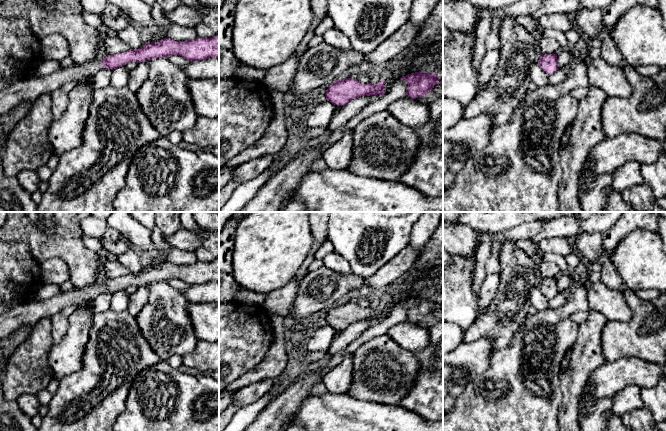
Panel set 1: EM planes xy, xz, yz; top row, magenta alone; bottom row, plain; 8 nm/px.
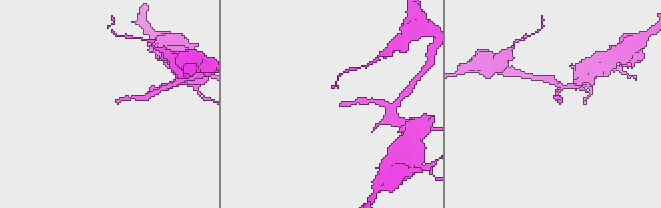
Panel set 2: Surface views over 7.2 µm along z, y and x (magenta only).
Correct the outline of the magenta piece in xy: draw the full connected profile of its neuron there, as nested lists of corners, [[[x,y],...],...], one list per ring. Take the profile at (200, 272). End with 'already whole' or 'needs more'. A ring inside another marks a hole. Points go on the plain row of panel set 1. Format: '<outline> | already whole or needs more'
[[[219,258],[211,262],[197,261],[194,264],[175,265],[164,262],[160,265],[143,269],[138,273],[130,273],[123,277],[107,279],[102,284],[92,287],[75,288],[42,301],[19,304],[0,315],[0,339],[10,335],[21,326],[34,326],[45,317],[60,313],[67,306],[77,308],[87,304],[102,292],[115,293],[119,290],[136,285],[179,279],[190,285],[204,284],[210,281],[219,282]]] | needs more

